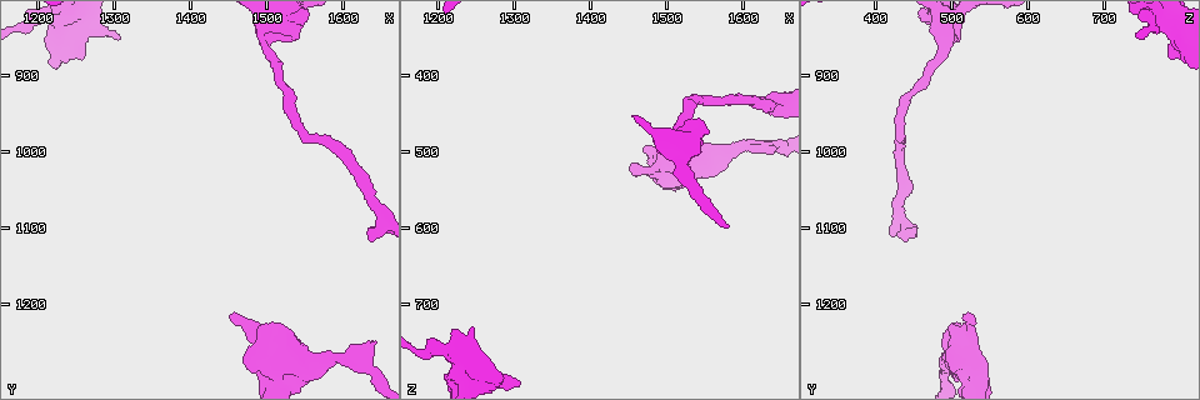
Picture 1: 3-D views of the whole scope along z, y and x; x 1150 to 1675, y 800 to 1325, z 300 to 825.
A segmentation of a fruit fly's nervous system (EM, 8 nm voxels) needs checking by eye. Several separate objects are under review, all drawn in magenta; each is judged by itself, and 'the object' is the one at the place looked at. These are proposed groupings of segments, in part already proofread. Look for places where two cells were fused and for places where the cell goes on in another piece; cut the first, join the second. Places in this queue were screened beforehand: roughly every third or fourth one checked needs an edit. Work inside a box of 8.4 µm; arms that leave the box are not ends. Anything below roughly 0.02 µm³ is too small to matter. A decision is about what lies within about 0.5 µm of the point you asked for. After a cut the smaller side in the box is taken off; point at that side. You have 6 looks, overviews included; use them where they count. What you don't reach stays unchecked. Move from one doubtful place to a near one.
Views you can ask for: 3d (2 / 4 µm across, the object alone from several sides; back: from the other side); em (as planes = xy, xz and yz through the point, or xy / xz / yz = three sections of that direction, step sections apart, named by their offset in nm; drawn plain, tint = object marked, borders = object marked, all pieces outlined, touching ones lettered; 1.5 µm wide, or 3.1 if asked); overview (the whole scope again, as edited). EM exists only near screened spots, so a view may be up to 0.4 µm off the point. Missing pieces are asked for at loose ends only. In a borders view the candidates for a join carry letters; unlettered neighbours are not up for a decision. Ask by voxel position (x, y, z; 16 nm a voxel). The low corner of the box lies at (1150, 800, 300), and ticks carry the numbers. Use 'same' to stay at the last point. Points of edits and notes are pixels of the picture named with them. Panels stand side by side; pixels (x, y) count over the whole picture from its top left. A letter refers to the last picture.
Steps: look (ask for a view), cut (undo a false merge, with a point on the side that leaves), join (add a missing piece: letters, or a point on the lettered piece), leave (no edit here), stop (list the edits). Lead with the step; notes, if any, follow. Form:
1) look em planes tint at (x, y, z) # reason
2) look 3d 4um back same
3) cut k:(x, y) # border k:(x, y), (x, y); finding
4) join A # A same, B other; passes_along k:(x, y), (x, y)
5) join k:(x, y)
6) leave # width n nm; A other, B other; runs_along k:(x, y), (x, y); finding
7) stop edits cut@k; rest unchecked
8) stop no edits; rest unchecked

look em planes plain at (1455, 1215, 525) # an open end

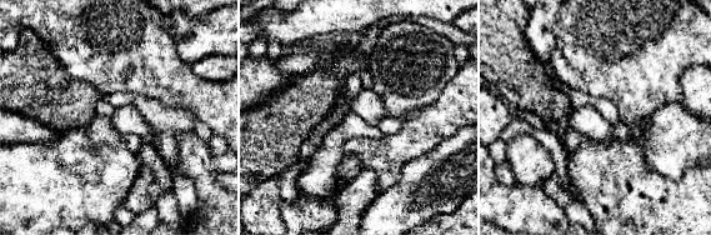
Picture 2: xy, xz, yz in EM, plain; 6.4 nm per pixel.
look em planes borders same

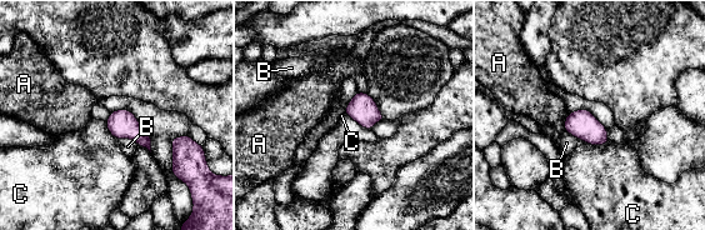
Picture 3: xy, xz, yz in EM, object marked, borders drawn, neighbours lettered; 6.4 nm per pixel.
leave # A other, B other, C other; border 3:(579, 139), (590, 144), (608, 141); none of them fits

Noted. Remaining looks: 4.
look em planes tint at (1635, 1115, 435) # end of a long branch

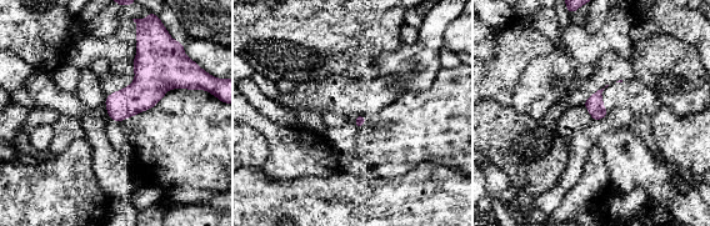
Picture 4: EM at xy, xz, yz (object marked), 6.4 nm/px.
look em planes borders same # what lies round it

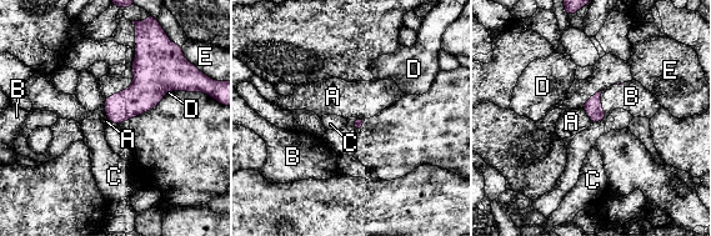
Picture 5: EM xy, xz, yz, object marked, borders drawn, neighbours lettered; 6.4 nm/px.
join B # A other, B same, C other, D other, E other; the cell continues

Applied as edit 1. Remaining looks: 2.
look 3d 4um at (1645, 1250, 495)

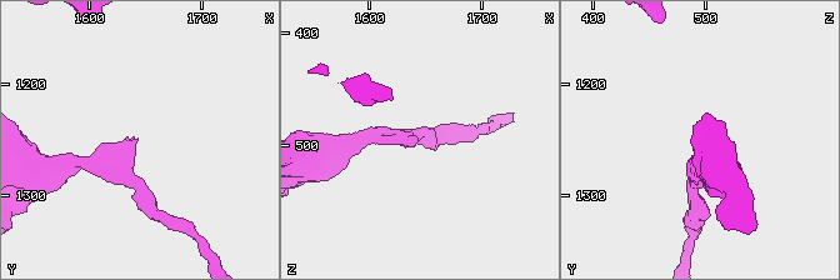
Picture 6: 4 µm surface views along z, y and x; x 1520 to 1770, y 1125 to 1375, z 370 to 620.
look em planes borders at (1642, 1248, 496)

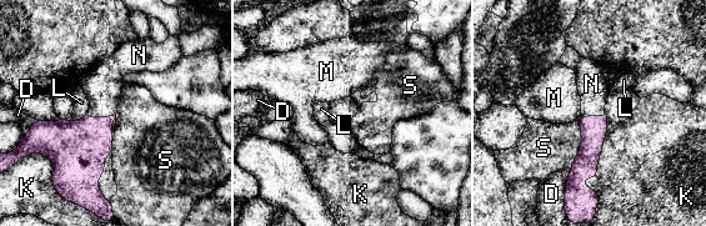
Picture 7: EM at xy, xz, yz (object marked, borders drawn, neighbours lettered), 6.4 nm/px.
join N # D other, K other, L other, M other, N same, S other; it goes on there

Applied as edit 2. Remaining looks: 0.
stop edits join@5, join@7; rest unchecked

